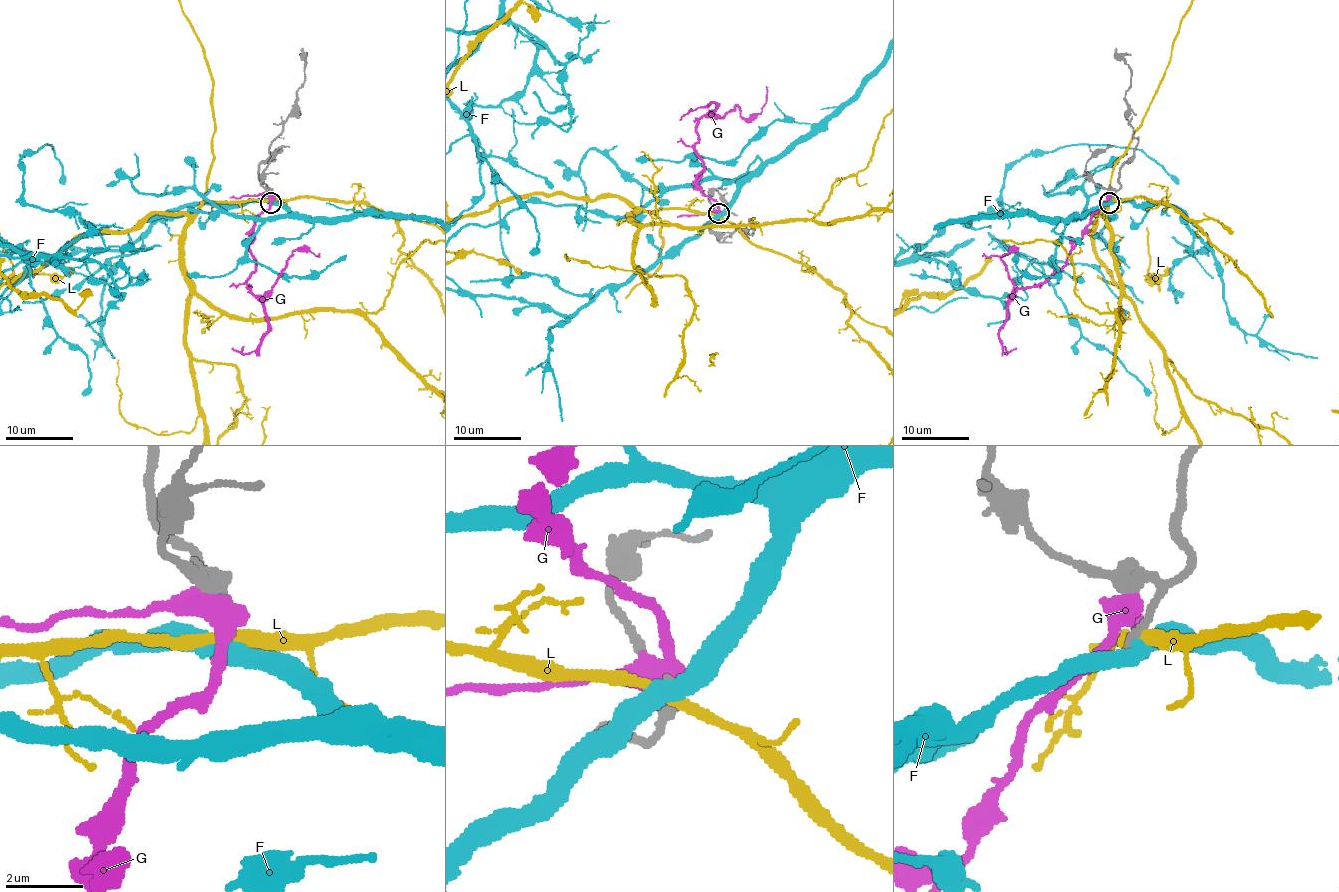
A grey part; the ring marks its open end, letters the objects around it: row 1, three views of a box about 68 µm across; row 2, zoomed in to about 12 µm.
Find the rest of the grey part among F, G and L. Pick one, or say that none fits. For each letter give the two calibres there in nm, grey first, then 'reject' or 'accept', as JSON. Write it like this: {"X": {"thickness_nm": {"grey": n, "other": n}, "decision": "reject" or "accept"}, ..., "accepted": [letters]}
{"F": {"thickness_nm": {"grey": 280, "other": 480}, "decision": "reject"}, "G": {"thickness_nm": {"grey": 320, "other": 550}, "decision": "reject"}, "L": {"thickness_nm": {"grey": 300, "other": 280}, "decision": "reject"}, "accepted": []}

